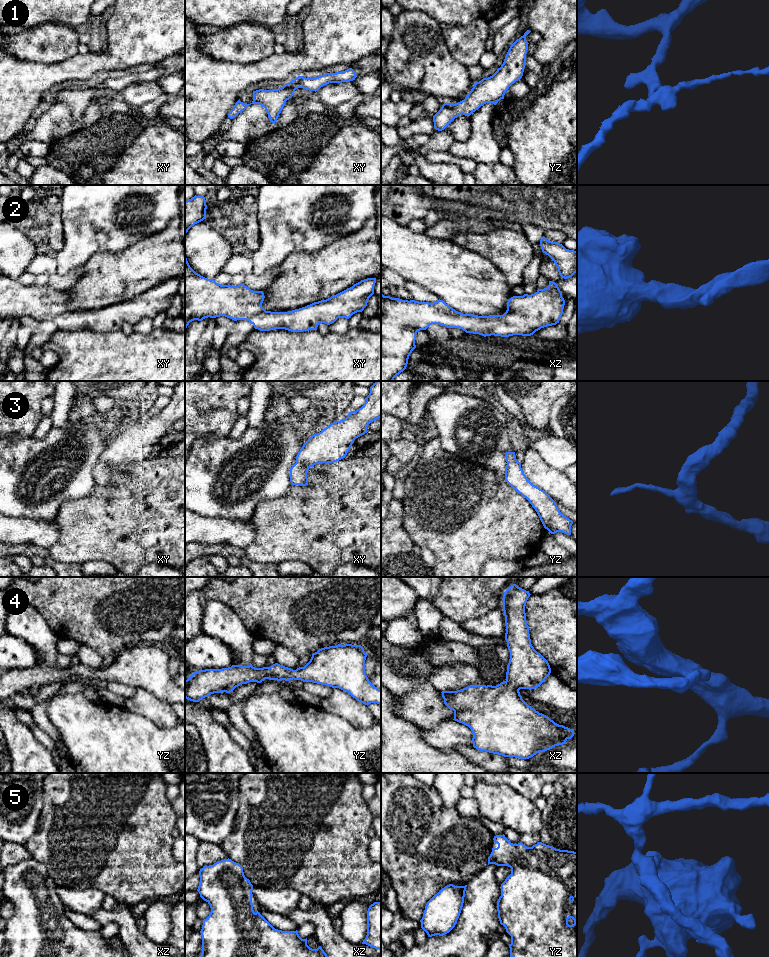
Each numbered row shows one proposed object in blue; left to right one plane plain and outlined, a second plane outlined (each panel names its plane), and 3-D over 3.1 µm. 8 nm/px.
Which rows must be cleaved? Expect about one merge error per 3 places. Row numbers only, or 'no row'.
no row

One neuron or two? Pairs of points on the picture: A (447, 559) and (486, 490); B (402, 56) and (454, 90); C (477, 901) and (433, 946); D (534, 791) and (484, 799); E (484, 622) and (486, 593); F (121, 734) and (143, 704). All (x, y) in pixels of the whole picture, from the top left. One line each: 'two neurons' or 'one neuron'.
A: one neuron
B: one neuron
C: one neuron
D: two neurons
E: two neurons
F: two neurons

